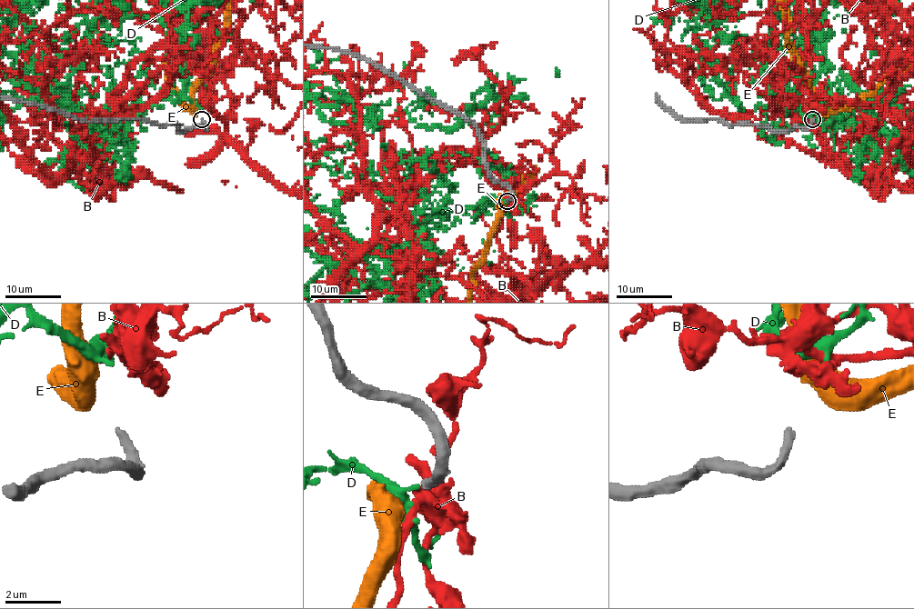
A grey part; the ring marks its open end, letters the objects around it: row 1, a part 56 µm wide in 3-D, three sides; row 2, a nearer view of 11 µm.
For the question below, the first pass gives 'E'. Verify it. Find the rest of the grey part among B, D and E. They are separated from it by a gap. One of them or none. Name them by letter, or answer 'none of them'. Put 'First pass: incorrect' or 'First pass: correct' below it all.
E
First pass: correct

